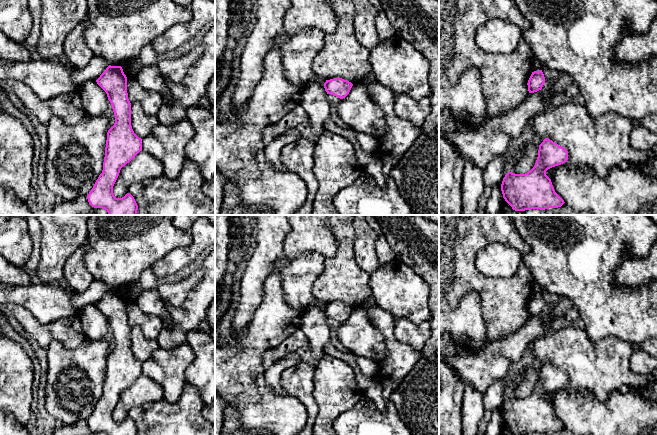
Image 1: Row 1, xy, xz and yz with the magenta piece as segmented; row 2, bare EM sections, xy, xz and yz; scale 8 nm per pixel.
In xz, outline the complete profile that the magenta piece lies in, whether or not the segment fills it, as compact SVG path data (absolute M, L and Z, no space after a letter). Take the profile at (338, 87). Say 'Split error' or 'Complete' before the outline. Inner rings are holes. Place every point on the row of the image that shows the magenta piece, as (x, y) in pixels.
Complete. M342 78L326 80L324 83L324 88L327 94L331 94L340 99L345 98L349 94L352 86L353 84L351 82Z

